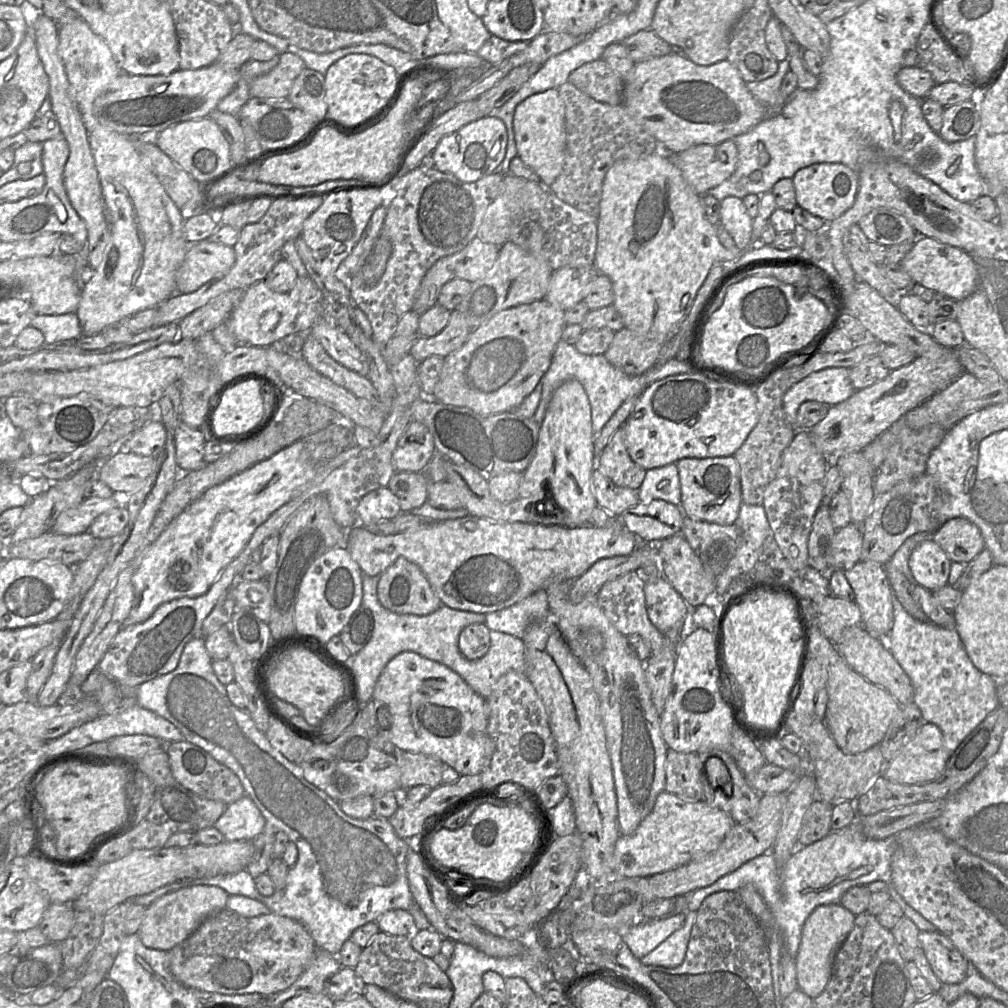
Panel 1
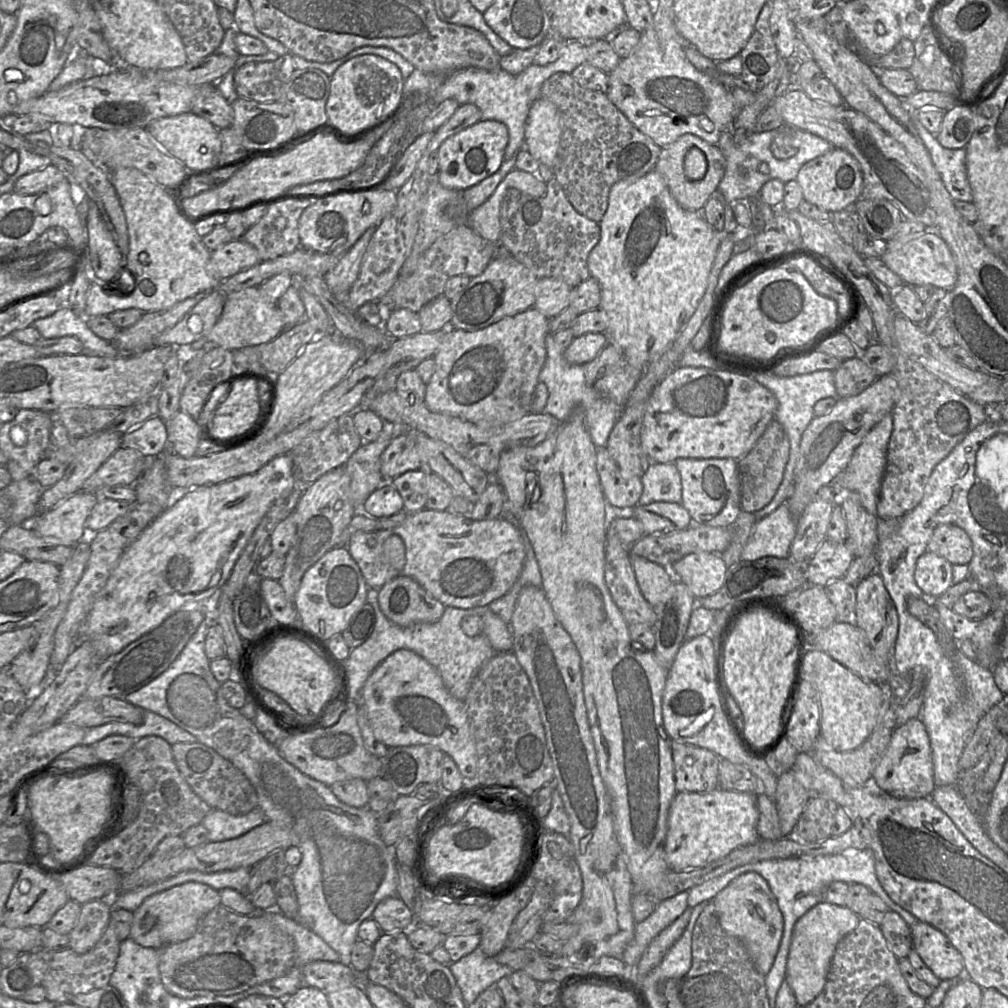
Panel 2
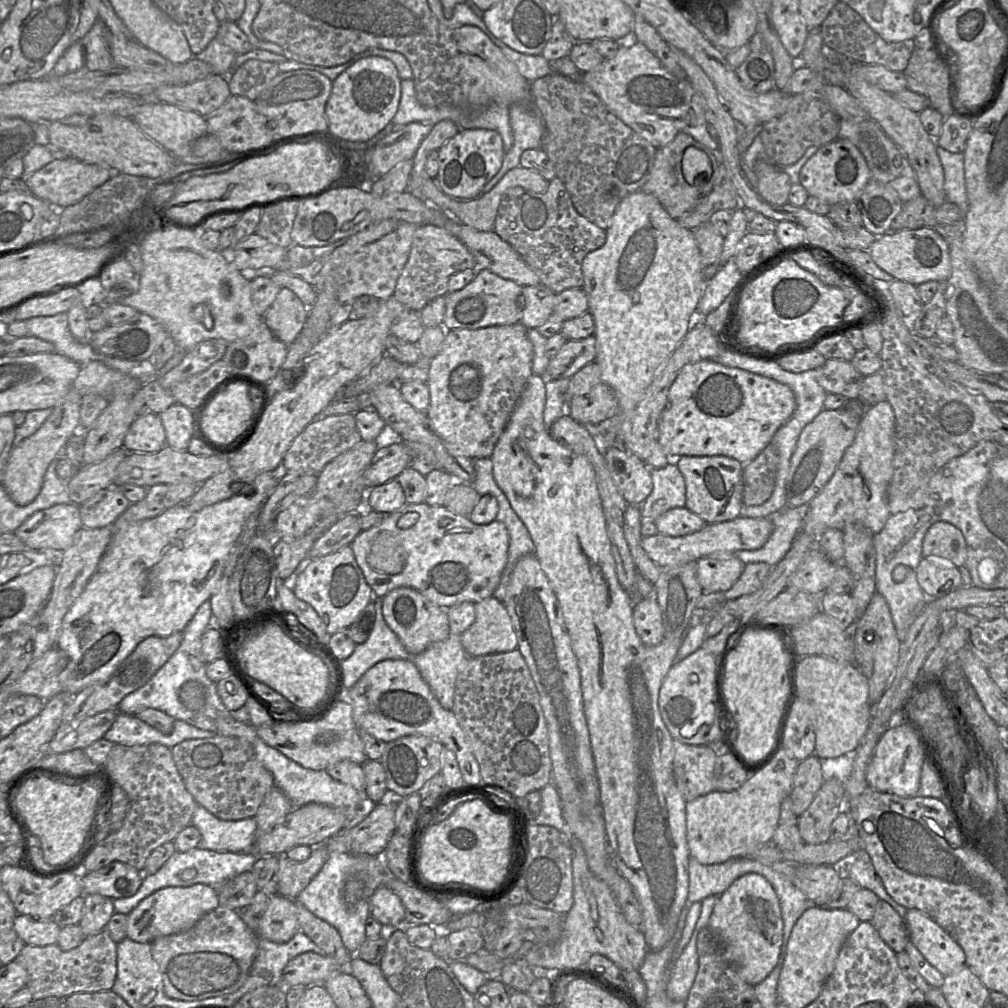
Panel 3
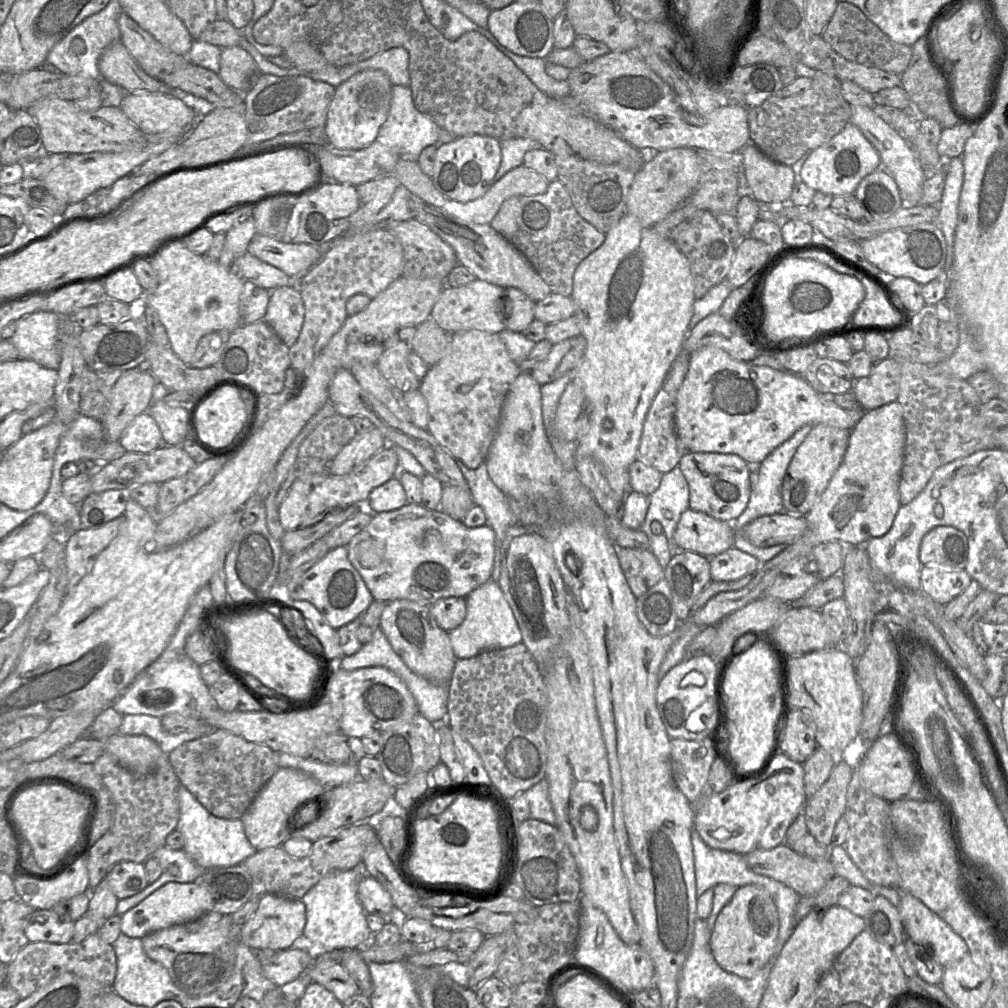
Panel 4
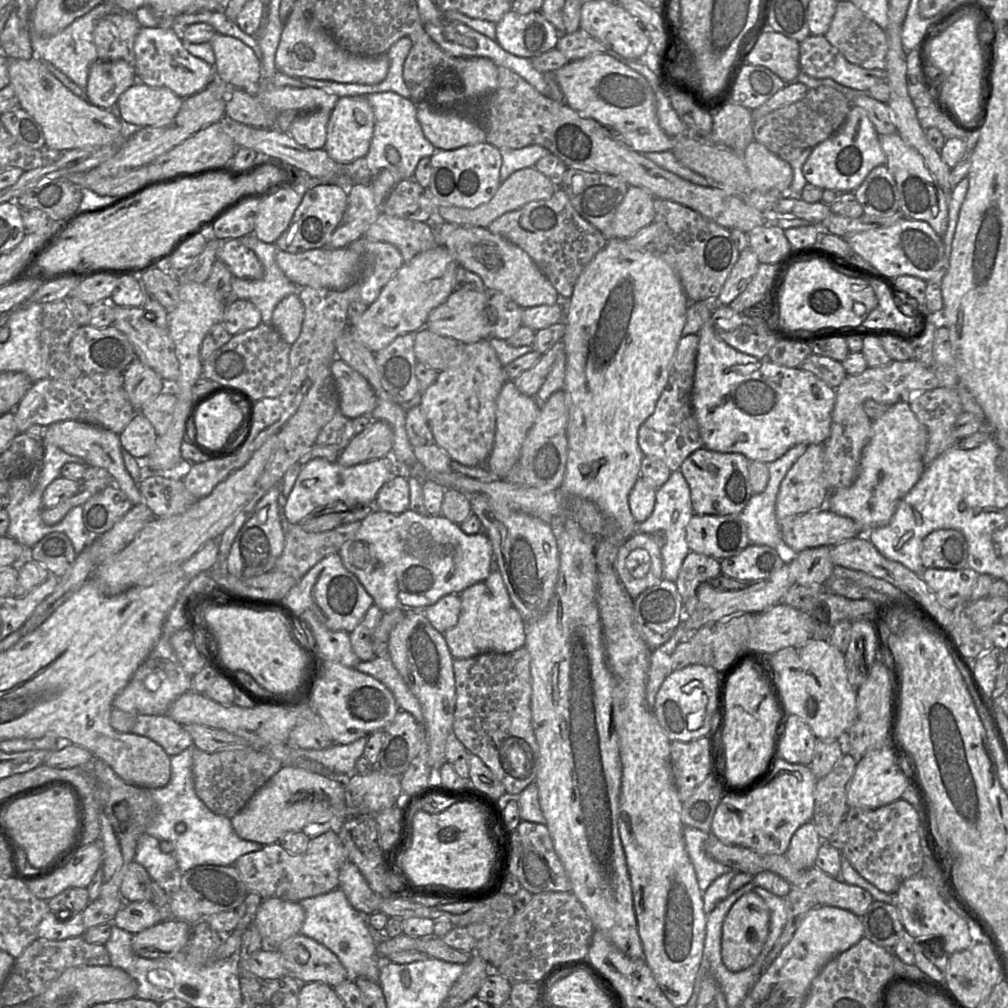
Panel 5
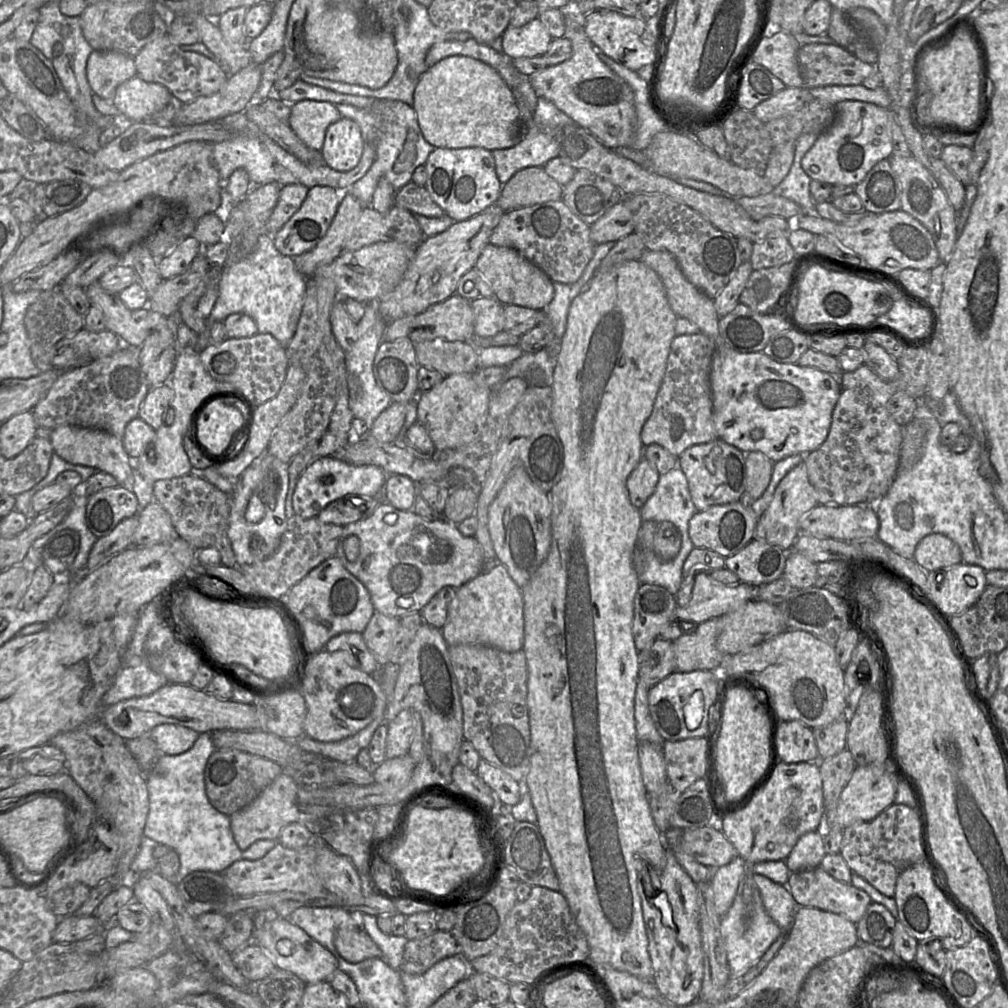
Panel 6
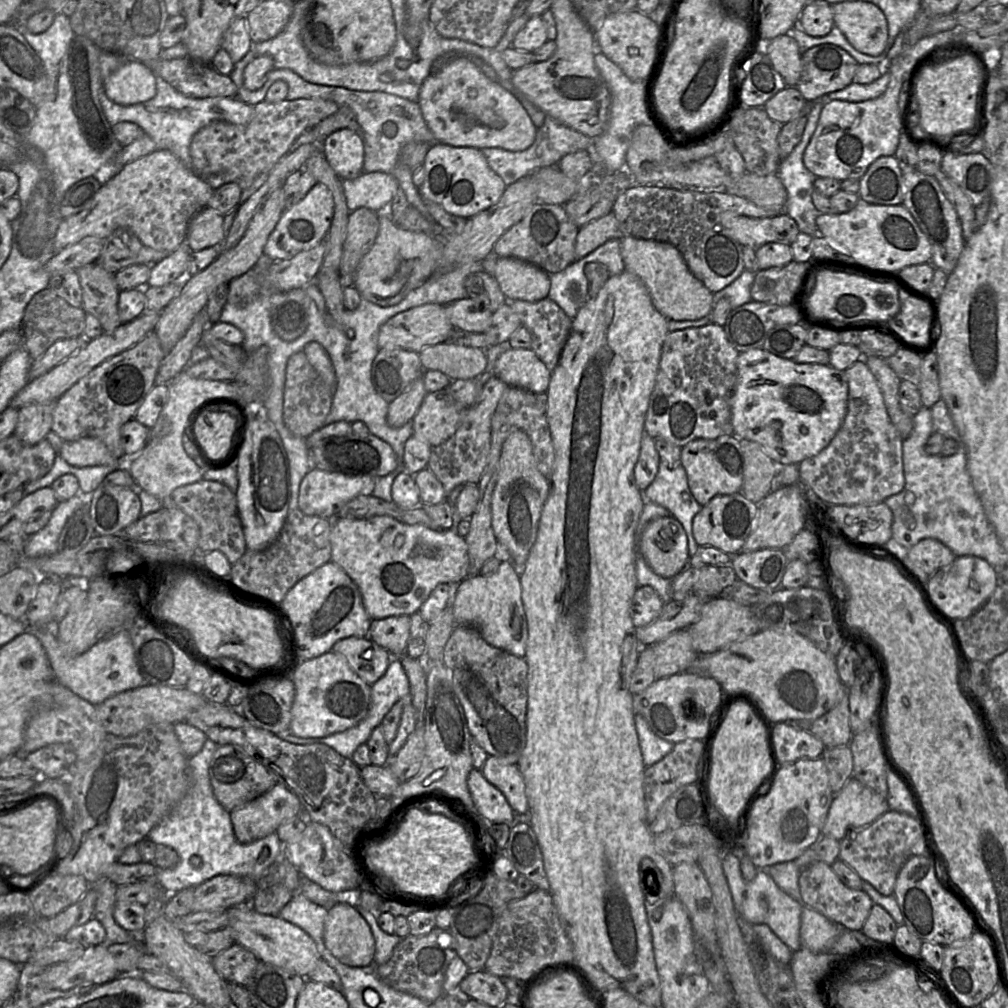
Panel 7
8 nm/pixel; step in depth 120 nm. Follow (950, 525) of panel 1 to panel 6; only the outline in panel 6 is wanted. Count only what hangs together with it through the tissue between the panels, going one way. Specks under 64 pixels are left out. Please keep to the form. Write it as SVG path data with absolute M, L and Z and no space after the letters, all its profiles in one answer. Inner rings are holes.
M941 533L925 536L916 546L913 559L926 572L950 567L963 561L959 545Z

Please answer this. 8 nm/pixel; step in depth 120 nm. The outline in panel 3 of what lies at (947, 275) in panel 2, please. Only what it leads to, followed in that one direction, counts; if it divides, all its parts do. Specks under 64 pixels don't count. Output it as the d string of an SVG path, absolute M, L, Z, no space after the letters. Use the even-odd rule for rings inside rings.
M933 227L890 231L878 236L868 249L873 261L894 279L915 286L927 281L946 282L951 275L949 246Z

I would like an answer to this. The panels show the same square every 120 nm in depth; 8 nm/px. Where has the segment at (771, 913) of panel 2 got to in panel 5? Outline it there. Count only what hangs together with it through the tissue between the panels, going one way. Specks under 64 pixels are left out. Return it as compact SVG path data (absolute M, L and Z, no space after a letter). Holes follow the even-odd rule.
M754 891L744 893L730 908L723 925L721 957L726 968L739 972L754 963L766 942L770 926L770 910L765 901Z

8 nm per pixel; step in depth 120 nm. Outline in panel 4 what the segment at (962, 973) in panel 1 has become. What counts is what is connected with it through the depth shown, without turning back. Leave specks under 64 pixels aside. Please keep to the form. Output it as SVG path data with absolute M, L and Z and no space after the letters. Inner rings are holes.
M901 893L898 910L907 938L932 945L935 960L943 967L969 953L965 940L918 898Z

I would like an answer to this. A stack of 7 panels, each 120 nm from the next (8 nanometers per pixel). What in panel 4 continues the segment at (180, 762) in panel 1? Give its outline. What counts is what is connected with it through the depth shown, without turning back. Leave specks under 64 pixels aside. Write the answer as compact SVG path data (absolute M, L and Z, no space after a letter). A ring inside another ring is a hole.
M217 729L210 735L181 744L168 755L168 759L180 784L212 815L236 820L242 817L261 788L280 768L278 754L266 745Z

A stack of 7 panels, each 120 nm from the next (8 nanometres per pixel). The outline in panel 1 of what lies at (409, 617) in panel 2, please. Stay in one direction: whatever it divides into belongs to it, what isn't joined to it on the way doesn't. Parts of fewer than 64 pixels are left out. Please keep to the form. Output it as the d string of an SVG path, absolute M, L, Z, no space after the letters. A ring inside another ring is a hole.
M403 556L378 576L377 596L386 609L397 614L428 615L442 606L420 567Z

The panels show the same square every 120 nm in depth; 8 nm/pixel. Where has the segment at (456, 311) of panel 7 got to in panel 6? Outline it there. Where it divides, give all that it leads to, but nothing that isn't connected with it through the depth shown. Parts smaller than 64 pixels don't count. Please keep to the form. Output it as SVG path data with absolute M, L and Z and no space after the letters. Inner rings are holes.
M496 297L471 300L475 338L487 338L504 331L504 307Z

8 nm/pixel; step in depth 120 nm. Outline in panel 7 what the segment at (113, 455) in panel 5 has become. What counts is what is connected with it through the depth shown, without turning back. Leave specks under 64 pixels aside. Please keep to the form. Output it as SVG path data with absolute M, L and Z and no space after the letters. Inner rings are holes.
M94 437L64 441L58 455L76 467L112 465L118 460L103 441Z

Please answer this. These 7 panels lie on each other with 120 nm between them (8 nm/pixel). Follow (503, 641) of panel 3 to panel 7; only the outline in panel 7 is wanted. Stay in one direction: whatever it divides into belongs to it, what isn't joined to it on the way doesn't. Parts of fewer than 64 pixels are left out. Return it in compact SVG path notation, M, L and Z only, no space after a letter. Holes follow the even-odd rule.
M501 561L498 570L491 575L476 574L460 582L453 604L457 625L476 627L490 645L525 658L528 626L522 602L519 569L511 561Z

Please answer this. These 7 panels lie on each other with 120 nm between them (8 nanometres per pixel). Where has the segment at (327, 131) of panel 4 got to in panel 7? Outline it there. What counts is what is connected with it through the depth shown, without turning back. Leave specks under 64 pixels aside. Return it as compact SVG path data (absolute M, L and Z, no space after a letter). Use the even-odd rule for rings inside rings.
M343 128L331 133L321 148L329 165L341 179L355 179L363 172L364 143L355 131Z

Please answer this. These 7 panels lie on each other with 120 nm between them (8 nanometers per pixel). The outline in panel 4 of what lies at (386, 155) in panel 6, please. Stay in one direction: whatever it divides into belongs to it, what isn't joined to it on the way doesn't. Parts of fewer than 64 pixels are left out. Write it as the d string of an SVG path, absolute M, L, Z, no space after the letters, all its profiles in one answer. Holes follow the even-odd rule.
M392 86L388 116L378 132L376 141L396 152L400 158L417 162L423 149L439 144L439 130L440 127L432 119L416 109L410 87Z

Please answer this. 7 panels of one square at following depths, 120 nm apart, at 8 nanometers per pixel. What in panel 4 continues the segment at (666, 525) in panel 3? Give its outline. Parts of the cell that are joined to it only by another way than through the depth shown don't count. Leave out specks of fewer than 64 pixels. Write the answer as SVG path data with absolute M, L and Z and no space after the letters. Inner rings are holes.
M689 508L680 515L673 540L679 550L711 558L733 547L735 535L733 522L720 521Z

